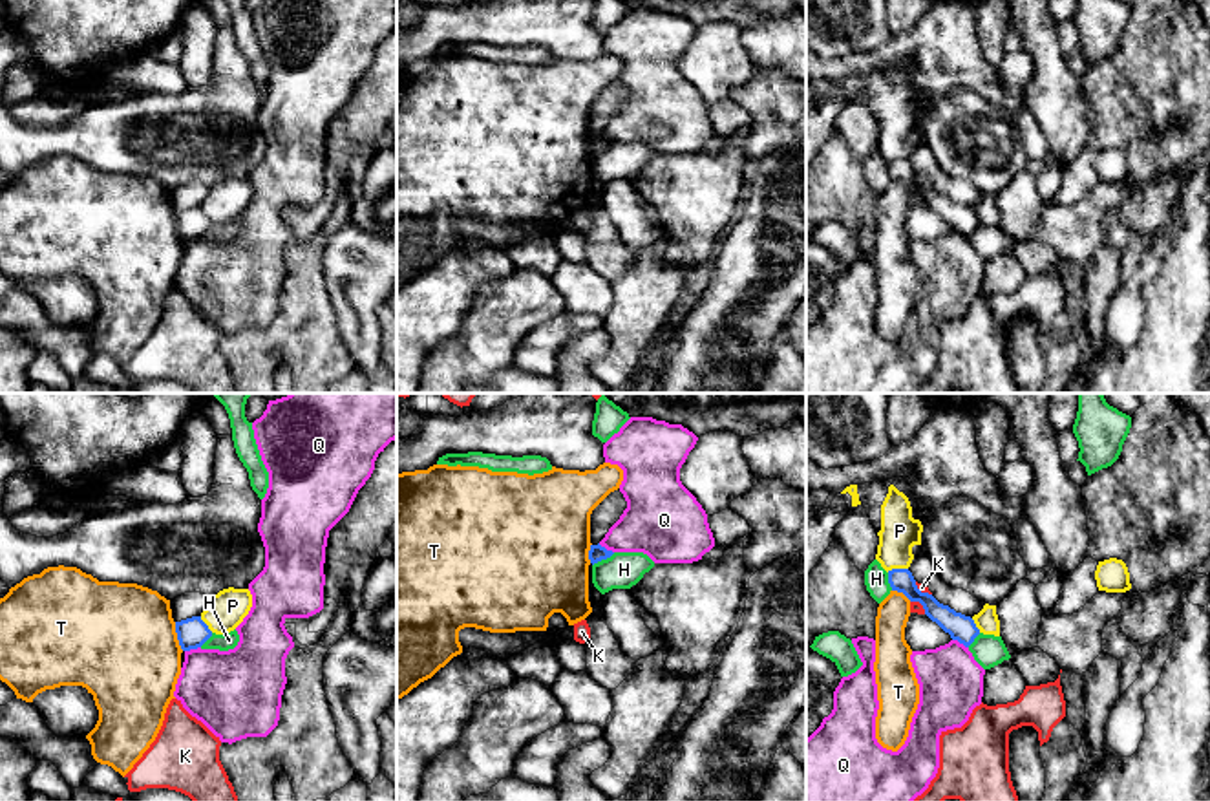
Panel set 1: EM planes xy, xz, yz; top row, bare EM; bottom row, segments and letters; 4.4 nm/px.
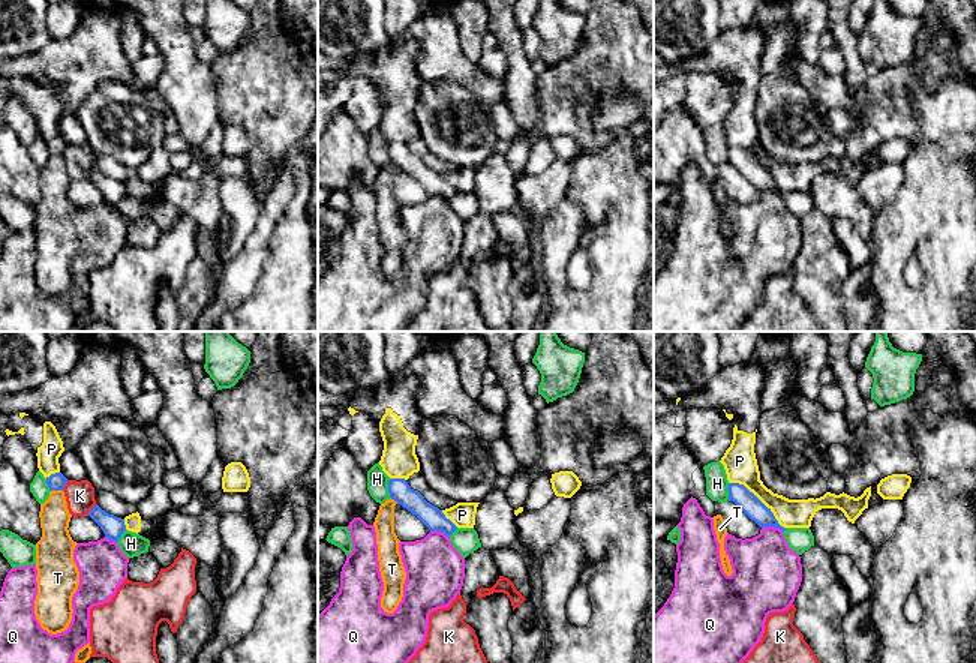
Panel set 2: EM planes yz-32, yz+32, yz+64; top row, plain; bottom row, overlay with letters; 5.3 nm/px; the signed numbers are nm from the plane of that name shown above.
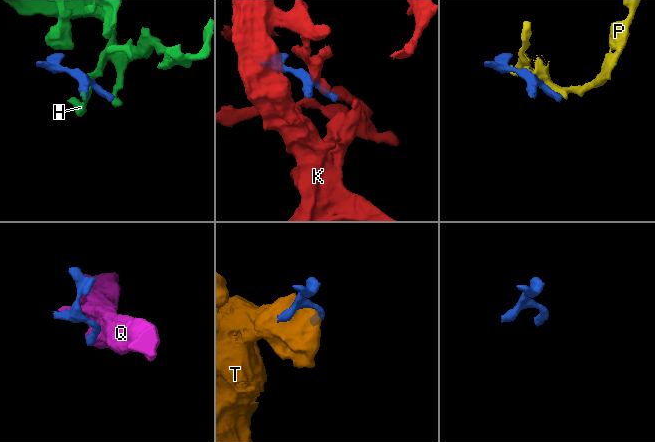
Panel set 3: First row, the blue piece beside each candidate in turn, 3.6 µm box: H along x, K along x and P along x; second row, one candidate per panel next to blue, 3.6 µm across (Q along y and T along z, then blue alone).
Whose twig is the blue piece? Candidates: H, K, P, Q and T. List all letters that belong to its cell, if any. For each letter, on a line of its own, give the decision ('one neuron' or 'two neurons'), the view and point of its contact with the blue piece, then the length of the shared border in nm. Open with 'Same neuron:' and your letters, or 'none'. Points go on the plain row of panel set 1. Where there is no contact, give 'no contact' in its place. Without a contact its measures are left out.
Same neuron: H
H: one neuron; meets blue in xz at (604, 149); contact 120 nm long
K: two neurons; meets blue in yz at (920, 181); contact 100 nm long
P: two neurons; meets blue in yz at (896, 160); contact 100 nm long
Q: two neurons; meets blue in xy at (192, 238); contact 80 nm long
T: two neurons; meets blue in xy at (178, 227); contact 130 nm long

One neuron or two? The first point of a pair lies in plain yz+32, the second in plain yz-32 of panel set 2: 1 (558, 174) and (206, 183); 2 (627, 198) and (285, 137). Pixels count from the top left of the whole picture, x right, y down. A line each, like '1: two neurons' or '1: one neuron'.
1: one neuron
2: two neurons

